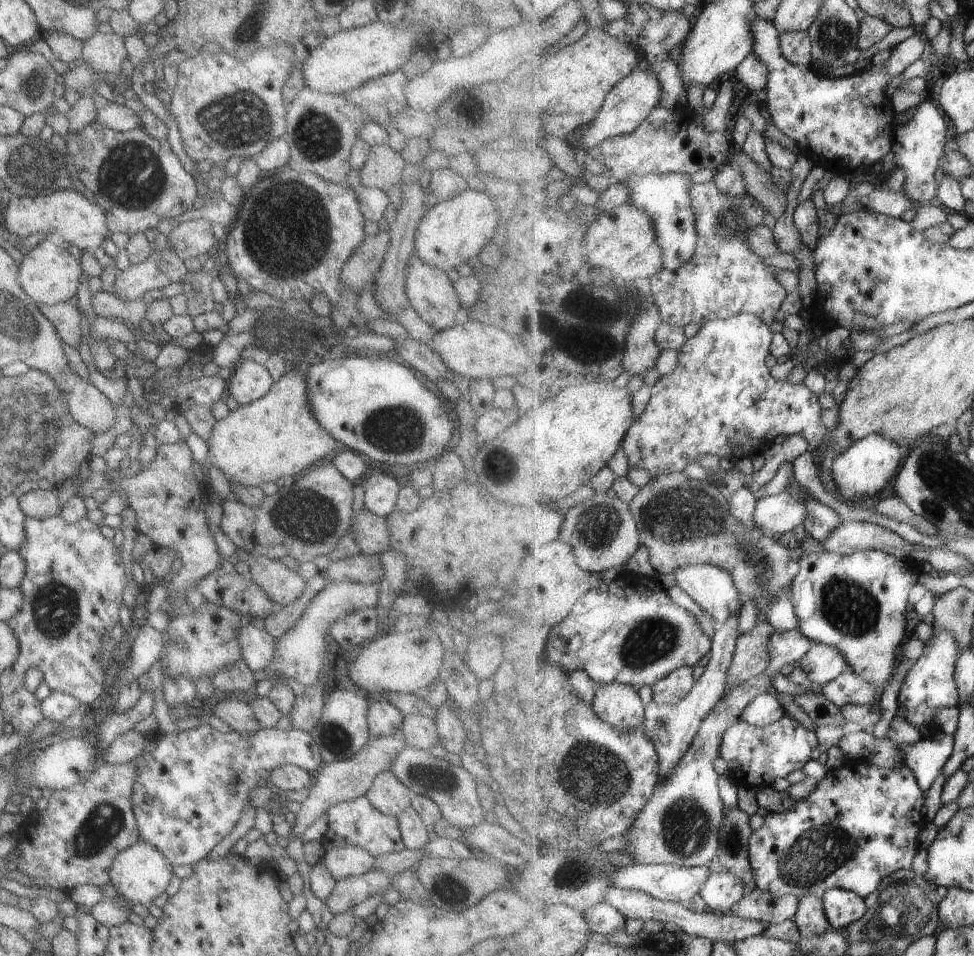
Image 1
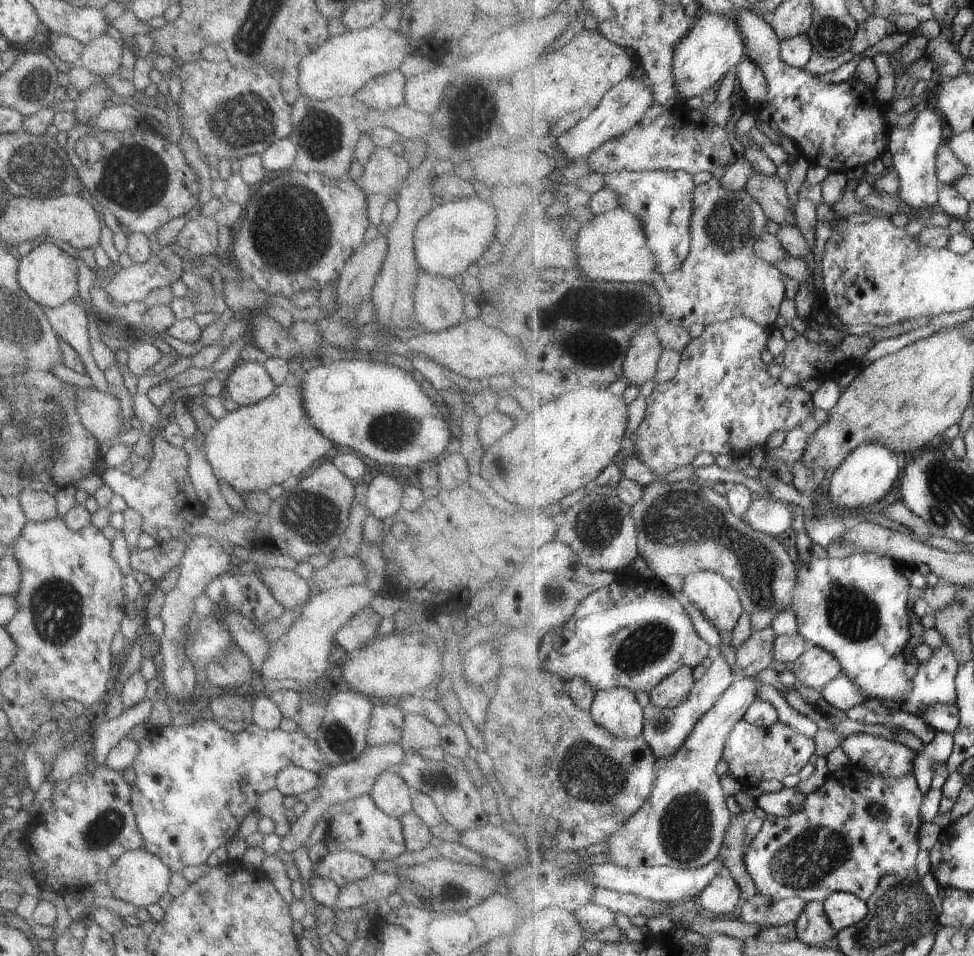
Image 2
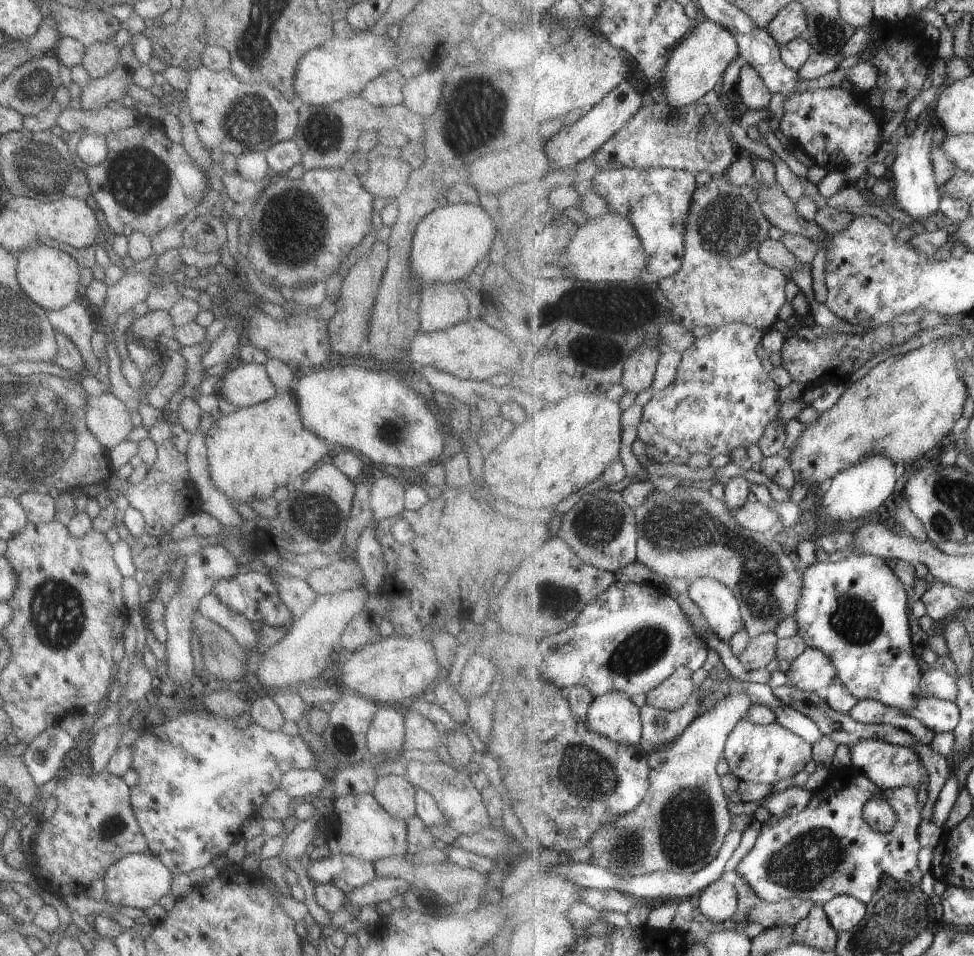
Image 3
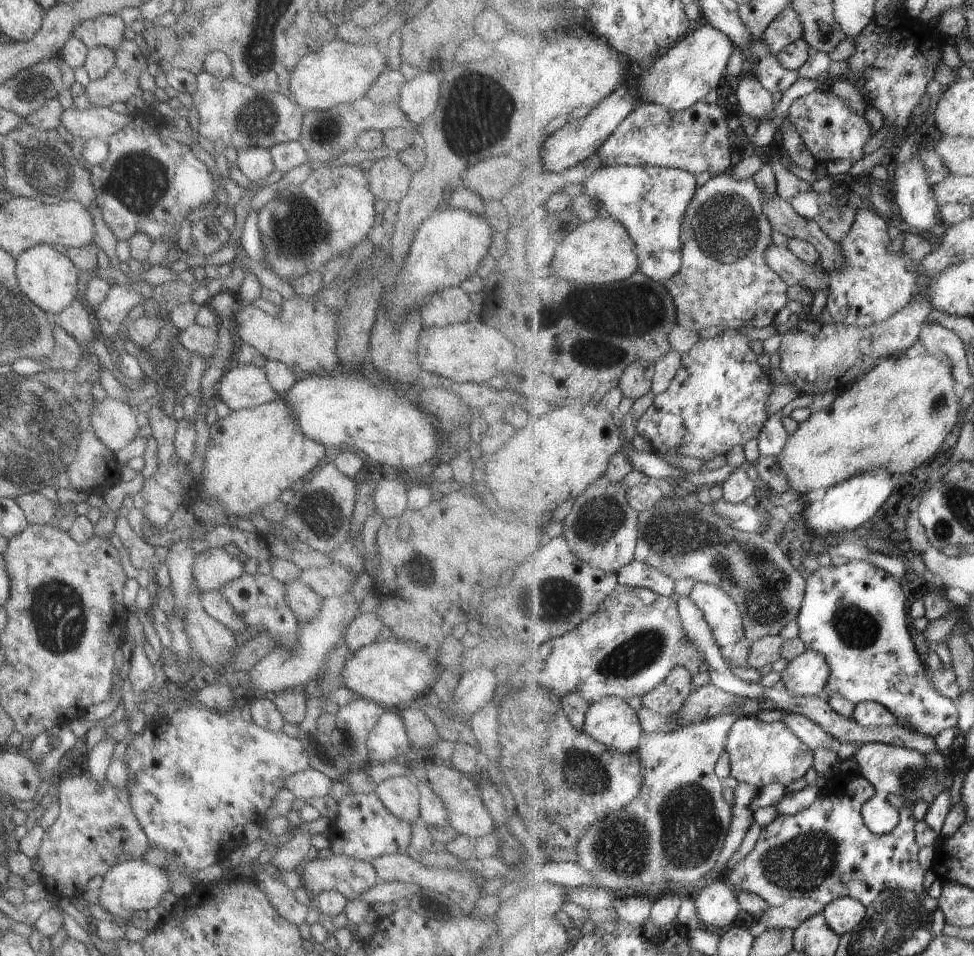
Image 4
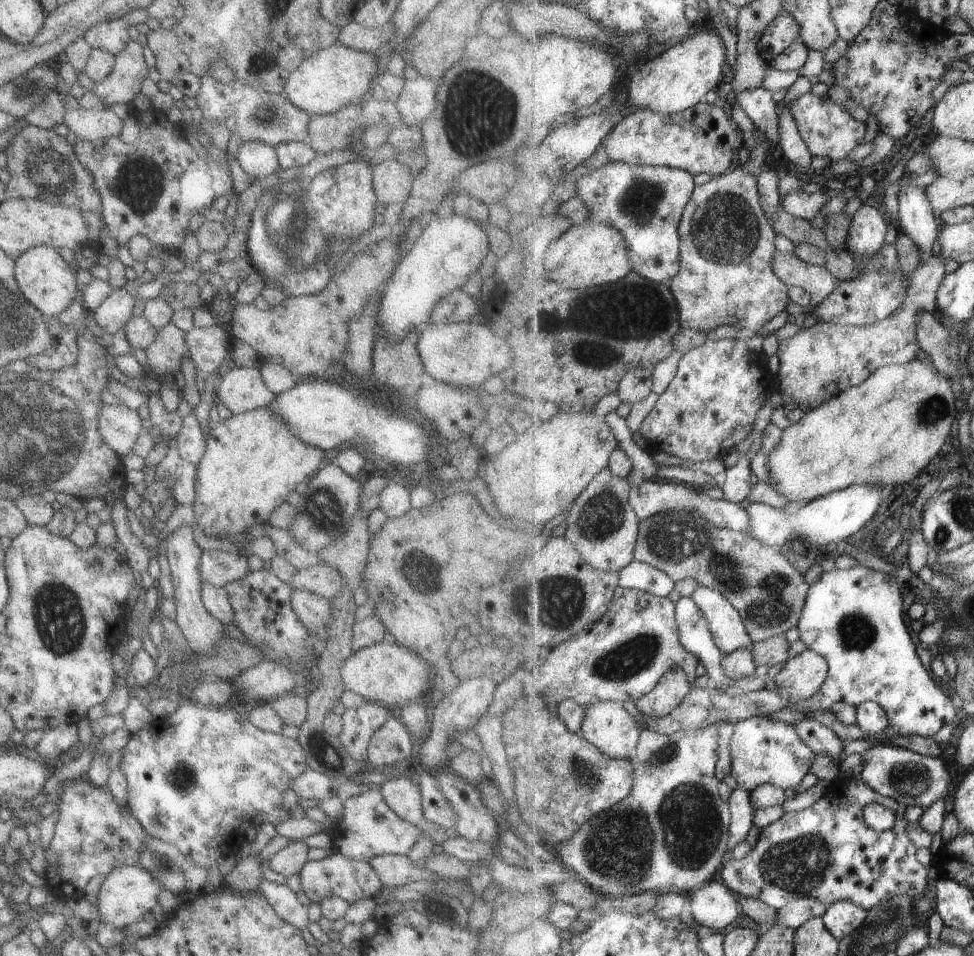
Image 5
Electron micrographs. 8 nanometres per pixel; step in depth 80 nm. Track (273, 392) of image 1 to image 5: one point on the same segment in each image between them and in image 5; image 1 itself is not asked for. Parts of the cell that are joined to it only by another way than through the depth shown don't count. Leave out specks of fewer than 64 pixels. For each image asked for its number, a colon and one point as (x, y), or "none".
2: (255, 447)
3: (251, 451)
4: (252, 455)
5: (251, 462)

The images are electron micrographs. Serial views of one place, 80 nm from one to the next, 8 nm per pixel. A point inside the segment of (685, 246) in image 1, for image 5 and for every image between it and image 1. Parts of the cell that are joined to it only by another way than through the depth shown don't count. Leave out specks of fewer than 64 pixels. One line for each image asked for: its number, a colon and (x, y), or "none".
2: (663, 199)
3: (657, 200)
4: (651, 202)
5: (646, 203)

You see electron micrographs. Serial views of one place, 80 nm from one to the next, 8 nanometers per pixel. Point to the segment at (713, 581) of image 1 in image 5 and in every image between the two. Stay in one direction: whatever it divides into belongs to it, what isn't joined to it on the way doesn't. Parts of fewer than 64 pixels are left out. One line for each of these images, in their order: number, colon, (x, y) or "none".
2: (720, 601)
3: (720, 606)
4: (721, 611)
5: (726, 623)

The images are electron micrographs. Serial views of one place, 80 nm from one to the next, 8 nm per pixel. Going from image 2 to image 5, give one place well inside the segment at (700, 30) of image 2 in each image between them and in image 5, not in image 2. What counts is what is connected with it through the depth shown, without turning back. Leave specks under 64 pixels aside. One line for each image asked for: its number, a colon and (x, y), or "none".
3: (696, 65)
4: (689, 70)
5: (679, 78)

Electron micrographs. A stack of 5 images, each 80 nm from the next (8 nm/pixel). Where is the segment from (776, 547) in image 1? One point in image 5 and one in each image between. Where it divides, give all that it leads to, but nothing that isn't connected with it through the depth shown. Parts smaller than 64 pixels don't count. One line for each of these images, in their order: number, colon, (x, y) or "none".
2: (685, 527)
3: (686, 533)
4: (683, 537)
5: (770, 594)

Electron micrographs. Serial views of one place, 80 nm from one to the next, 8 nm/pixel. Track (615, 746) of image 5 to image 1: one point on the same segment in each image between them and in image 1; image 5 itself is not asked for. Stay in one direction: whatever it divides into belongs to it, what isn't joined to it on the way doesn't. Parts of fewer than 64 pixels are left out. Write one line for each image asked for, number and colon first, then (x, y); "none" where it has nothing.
1: (619, 704)
2: (618, 710)
3: (614, 715)
4: (612, 721)

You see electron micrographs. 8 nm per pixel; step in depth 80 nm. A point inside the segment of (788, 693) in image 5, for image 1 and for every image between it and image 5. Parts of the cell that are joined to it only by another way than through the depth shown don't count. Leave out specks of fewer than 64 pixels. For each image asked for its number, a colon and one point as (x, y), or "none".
1: (823, 663)
2: (816, 667)
3: (813, 671)
4: (808, 675)

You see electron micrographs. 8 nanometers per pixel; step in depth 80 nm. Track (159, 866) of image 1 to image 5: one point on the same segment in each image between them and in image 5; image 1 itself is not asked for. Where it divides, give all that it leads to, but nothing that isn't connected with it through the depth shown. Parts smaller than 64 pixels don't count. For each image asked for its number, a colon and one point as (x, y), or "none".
2: (137, 877)
3: (138, 880)
4: (128, 886)
5: (126, 893)

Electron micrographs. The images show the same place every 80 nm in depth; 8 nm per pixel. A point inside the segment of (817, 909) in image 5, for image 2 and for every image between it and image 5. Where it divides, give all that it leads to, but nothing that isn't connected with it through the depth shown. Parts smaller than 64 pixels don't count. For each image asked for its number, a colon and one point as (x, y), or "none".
2: (762, 910)
3: (787, 913)
4: (790, 915)

